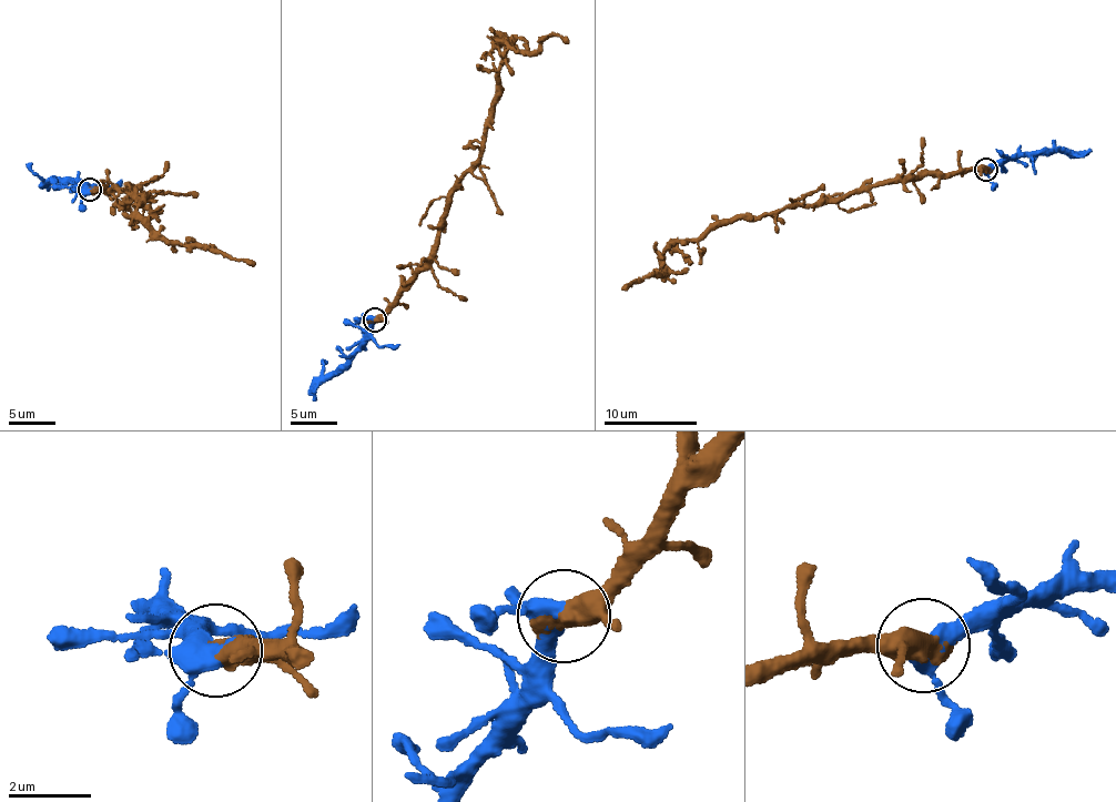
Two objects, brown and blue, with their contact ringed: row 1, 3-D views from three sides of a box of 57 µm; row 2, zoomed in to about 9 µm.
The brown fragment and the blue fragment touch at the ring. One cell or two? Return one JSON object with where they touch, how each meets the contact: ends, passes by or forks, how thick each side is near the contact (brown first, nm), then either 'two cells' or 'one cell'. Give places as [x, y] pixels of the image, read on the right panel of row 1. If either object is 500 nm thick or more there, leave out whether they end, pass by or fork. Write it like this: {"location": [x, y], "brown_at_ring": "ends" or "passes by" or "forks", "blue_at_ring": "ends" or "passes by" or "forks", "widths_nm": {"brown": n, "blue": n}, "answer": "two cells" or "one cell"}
{"location": [986, 169], "widths_nm": {"brown": 600, "blue": 400}, "answer": "one cell"}

